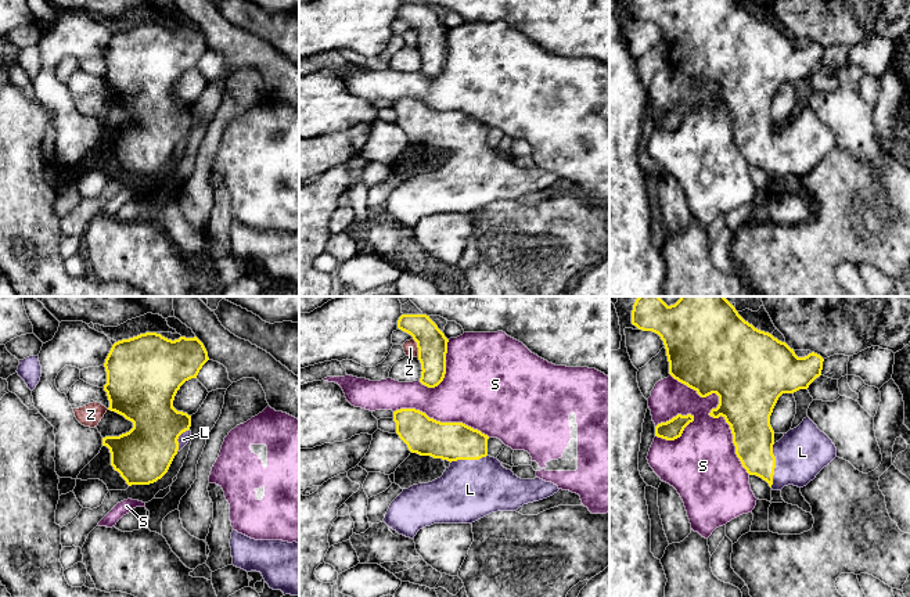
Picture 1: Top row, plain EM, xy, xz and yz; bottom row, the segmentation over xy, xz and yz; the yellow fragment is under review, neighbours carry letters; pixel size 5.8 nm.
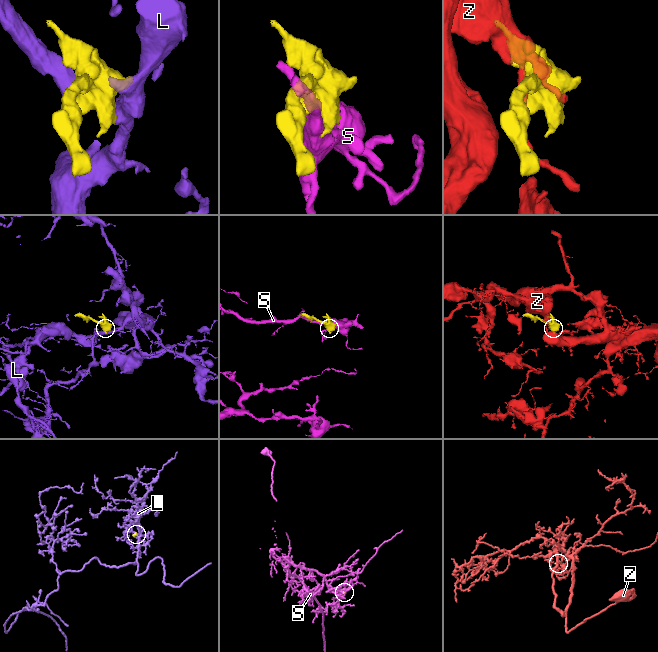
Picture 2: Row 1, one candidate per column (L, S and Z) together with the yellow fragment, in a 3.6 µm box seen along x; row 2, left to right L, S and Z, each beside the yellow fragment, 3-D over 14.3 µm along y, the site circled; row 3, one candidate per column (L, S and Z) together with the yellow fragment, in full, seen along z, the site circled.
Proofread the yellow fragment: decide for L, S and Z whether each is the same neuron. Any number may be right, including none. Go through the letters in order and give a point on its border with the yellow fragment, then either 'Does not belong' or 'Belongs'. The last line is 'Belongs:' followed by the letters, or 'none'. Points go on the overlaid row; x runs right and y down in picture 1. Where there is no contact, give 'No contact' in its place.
L: Touches yellow at yz (774, 466). Belongs
S: Touches yellow at yz (711, 416). Does not belong
Z: Touches yellow at xz (417, 346). Does not belong
Belongs: L

